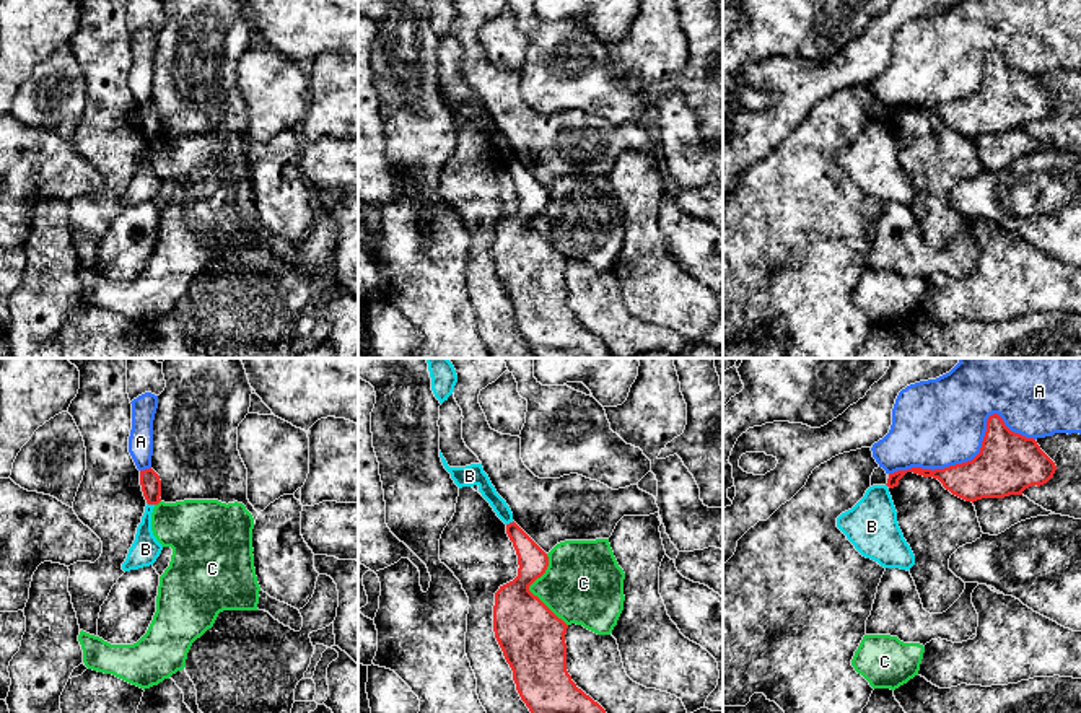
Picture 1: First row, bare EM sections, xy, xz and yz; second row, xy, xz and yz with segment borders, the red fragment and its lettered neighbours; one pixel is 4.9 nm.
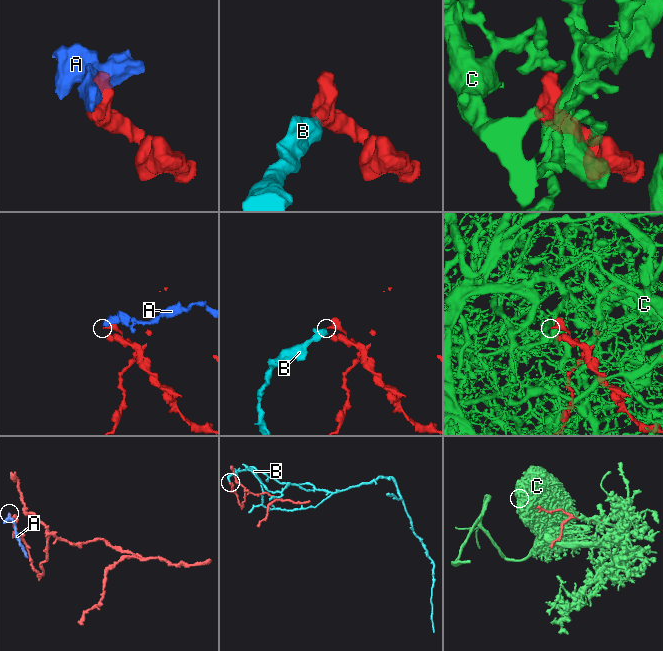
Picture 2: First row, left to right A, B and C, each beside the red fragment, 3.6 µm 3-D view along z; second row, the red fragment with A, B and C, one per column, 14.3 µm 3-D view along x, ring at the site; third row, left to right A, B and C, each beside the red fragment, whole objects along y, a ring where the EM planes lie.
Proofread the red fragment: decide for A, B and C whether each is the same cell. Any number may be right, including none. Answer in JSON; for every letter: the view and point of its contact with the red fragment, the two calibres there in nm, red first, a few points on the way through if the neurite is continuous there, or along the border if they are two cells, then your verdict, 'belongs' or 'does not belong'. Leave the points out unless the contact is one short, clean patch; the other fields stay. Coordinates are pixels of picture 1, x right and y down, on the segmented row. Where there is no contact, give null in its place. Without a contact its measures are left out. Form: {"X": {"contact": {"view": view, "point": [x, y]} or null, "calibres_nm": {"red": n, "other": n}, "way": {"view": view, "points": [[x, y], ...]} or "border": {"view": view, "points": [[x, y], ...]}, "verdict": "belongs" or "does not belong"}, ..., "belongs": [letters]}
{"A": {"contact": {"view": "yz", "point": [975, 456]}, "calibres_nm": {"red": 300, "other": 440}, "verdict": "does not belong"}, "B": {"contact": {"view": "xy", "point": [150, 503]}, "calibres_nm": {"red": 100, "other": 140}, "border": {"view": "xy", "points": [[147, 502], [153, 505]]}, "verdict": "does not belong"}, "C": {"contact": {"view": "xz", "point": [529, 591]}, "calibres_nm": {"red": 320, "other": 380}, "verdict": "does not belong"}, "belongs": []}

